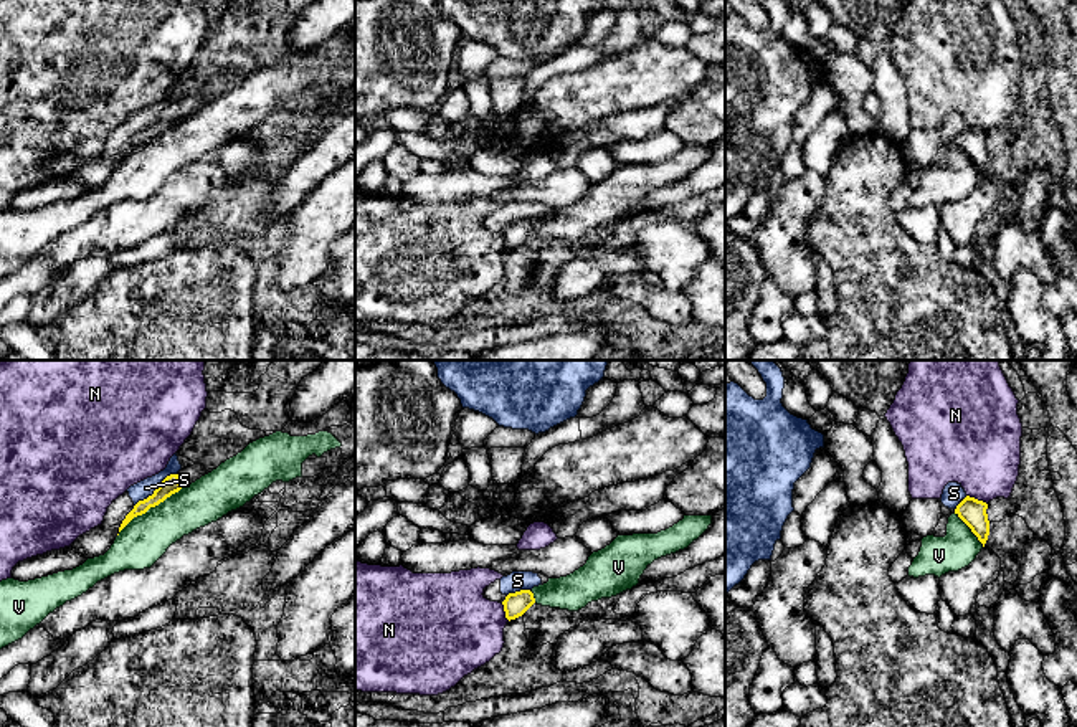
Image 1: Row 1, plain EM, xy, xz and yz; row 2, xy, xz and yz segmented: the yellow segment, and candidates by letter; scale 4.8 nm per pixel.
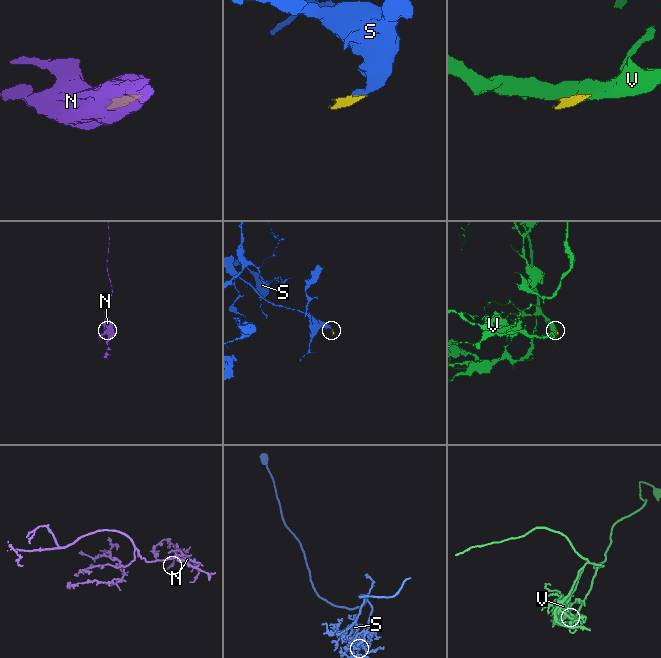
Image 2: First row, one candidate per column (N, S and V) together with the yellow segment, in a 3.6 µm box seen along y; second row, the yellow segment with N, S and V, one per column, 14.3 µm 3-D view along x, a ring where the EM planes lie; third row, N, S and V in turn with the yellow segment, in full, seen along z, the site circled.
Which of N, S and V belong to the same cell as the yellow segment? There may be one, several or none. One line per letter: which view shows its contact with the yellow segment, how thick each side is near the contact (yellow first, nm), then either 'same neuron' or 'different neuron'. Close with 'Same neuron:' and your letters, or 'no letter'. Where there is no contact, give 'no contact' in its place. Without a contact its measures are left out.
N: meets yellow in yz; 130 nm thick on the yellow side, 400 nm on the other; different neuron
S: meets yellow in xy; 90 nm thick on the yellow side, 90 nm on the other; different neuron
V: meets yellow in xy; 90 nm thick on the yellow side, 220 nm on the other; different neuron
Same neuron: no letter

